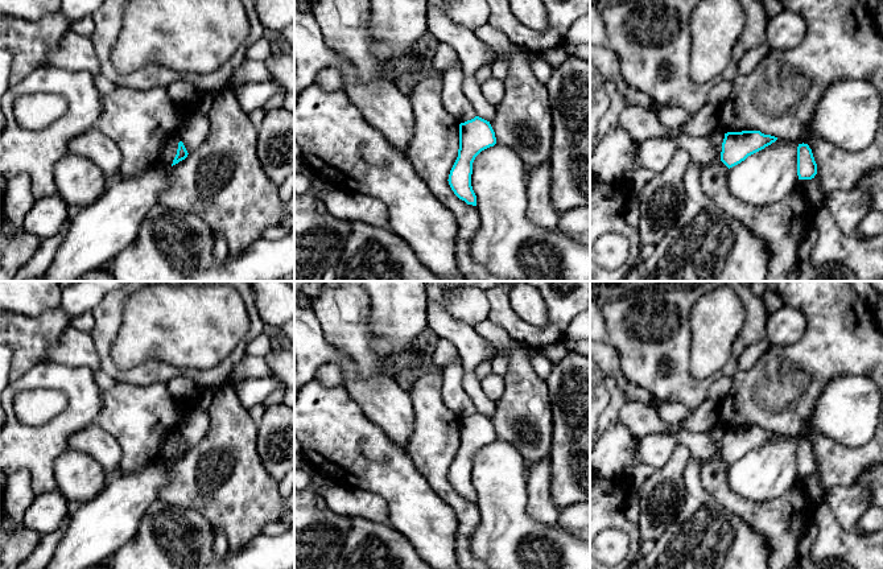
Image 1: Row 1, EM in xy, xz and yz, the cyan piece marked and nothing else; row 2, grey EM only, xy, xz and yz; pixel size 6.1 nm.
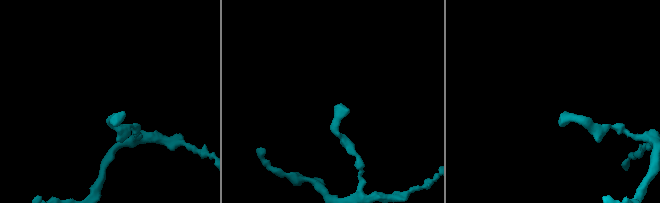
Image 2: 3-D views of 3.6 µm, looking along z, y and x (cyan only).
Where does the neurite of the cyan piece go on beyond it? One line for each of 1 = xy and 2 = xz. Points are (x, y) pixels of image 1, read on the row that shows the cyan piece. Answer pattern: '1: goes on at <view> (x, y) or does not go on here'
1: does not go on here
2: does not go on here

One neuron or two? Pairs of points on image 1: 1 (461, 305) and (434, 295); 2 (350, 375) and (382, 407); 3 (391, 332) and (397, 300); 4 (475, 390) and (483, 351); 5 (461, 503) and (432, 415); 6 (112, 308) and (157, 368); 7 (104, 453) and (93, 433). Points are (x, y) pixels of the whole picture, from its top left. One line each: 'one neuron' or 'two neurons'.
1: one neuron
2: one neuron
3: one neuron
4: one neuron
5: one neuron
6: one neuron
7: one neuron

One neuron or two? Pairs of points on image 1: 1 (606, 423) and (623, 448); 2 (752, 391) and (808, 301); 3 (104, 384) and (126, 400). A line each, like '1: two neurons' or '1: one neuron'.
1: two neurons
2: one neuron
3: two neurons

